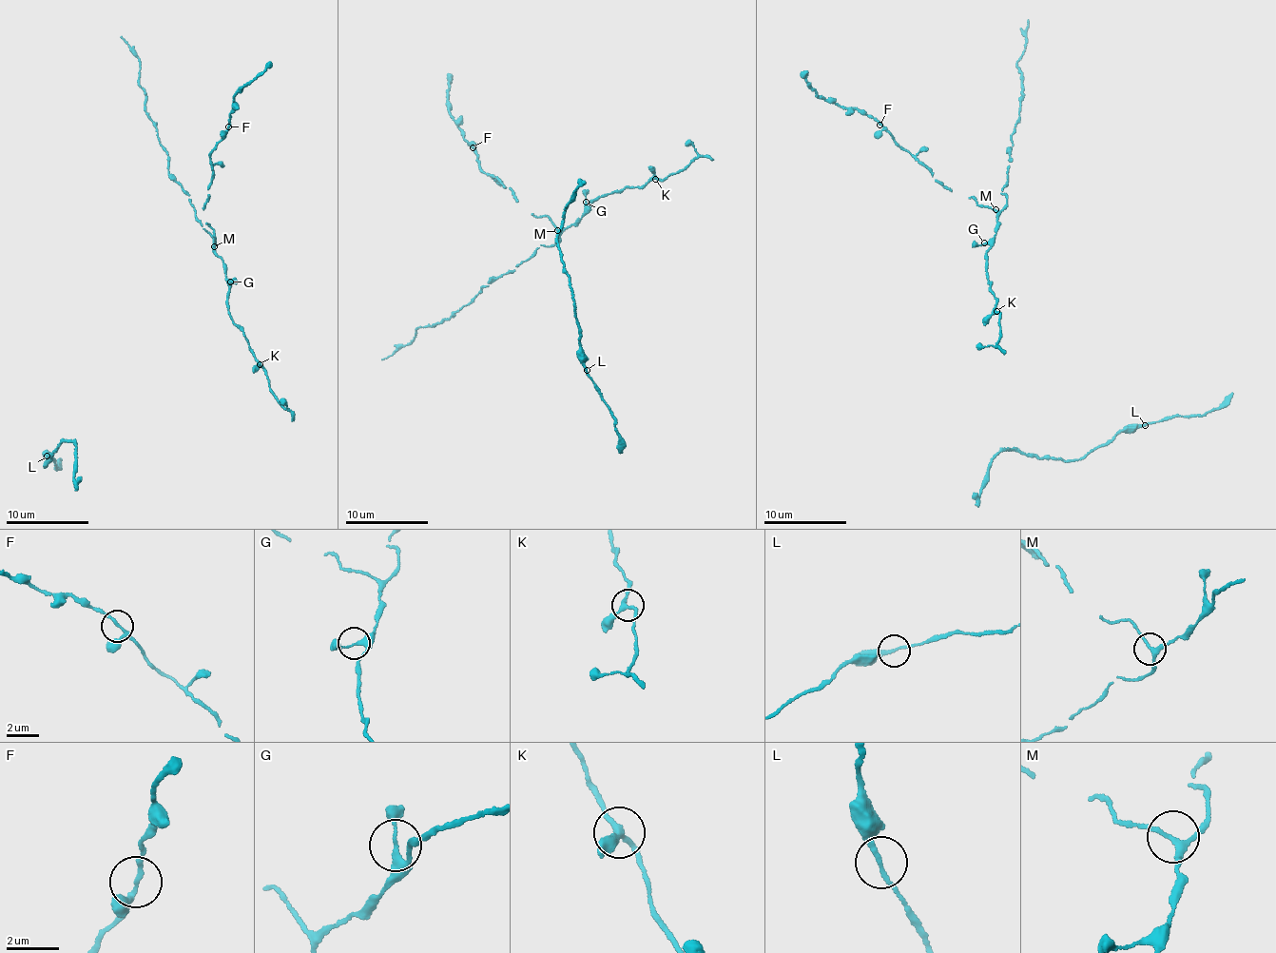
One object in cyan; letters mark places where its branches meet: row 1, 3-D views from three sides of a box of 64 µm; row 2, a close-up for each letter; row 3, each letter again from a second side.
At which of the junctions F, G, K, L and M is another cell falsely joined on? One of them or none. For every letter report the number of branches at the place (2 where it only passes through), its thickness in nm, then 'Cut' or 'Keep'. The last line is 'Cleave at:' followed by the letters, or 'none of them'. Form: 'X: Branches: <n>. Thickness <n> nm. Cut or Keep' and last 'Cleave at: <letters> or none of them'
F: Branches: 3. Thickness 160 nm. Keep
G: Branches: 3. Thickness 160 nm. Keep
K: Branches: 3. Thickness 200 nm. Keep
L: Branches: 2. Thickness 170 nm. Keep
M: Branches: 3. Thickness 180 nm. Keep
Cleave at: none of them

